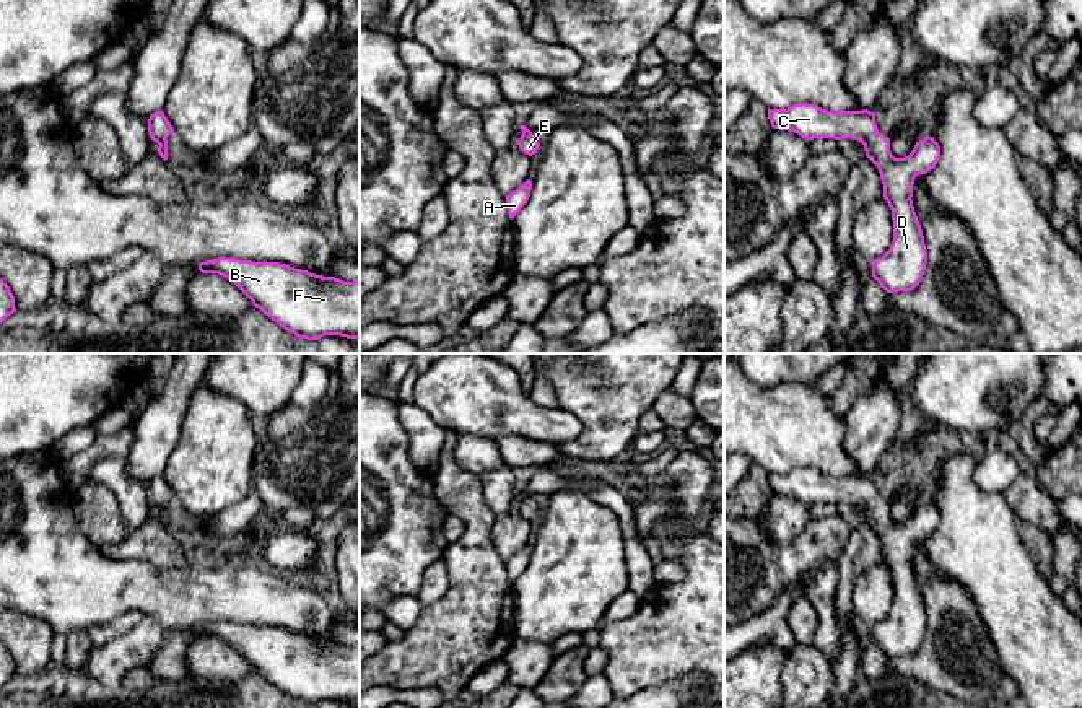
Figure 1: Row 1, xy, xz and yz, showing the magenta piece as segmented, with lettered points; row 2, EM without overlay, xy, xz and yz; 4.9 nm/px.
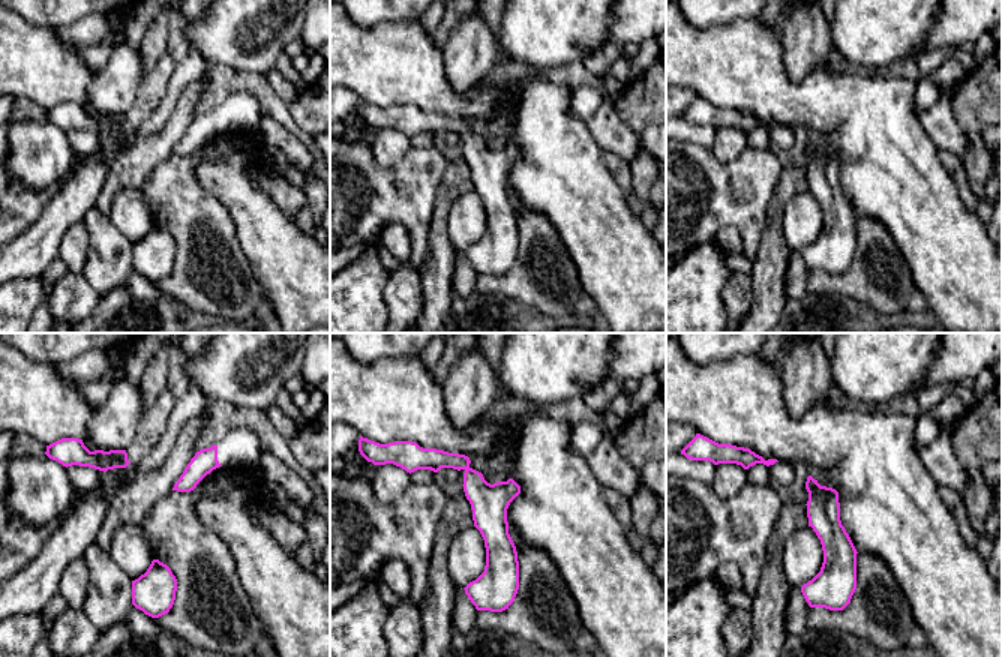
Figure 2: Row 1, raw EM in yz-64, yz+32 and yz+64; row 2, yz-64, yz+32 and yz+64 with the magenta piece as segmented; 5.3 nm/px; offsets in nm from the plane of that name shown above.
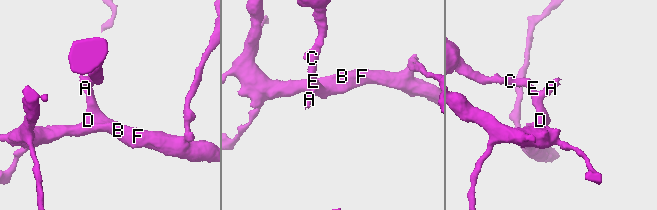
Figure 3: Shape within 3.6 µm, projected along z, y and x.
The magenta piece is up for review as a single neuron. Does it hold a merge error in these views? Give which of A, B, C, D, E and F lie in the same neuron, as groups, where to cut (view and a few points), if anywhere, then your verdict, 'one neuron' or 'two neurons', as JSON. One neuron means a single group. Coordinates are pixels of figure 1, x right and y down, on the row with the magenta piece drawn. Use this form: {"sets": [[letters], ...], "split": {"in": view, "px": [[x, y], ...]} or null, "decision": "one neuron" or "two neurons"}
{"sets": [["A", "B", "C", "D", "E", "F"]], "split": null, "decision": "one neuron"}

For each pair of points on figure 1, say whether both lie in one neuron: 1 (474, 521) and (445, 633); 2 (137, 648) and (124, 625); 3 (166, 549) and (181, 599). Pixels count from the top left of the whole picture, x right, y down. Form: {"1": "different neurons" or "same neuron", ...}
{"1": "same neuron", "2": "different neurons", "3": "different neurons"}

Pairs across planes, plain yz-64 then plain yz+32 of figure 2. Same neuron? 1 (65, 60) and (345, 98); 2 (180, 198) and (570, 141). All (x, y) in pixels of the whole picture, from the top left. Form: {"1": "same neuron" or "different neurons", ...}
{"1": "different neurons", "2": "different neurons"}

